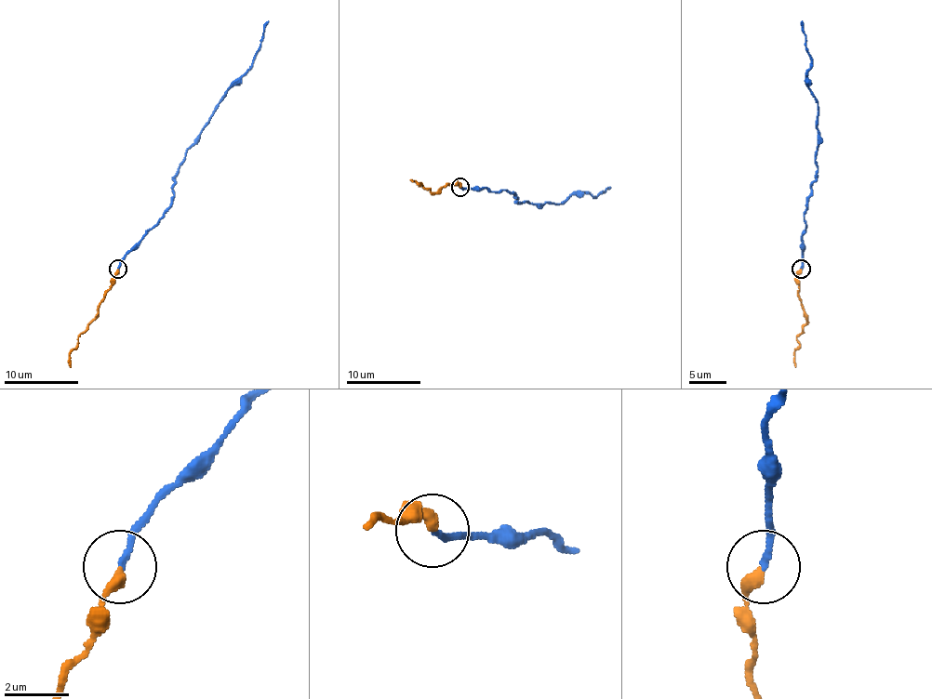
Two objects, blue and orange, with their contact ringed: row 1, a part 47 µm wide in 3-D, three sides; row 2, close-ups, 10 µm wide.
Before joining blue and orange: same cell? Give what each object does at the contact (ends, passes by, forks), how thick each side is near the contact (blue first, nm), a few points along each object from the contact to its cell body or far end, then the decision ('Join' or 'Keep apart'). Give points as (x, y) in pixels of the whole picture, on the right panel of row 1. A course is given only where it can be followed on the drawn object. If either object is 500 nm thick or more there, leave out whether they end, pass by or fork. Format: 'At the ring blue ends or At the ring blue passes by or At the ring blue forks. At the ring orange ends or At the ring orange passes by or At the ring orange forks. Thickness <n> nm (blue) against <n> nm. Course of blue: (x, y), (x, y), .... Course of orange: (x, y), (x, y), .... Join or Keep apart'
At the ring blue ends. At the ring orange ends. Thickness 180 nm (blue) against 360 nm. Course of blue: (802, 270), (804, 214), (818, 166), (818, 105), (808, 86), (807, 71), (810, 65), (802, 20). Course of orange: (802, 270), (798, 275), (798, 296), (807, 323), (796, 337), (800, 347), (794, 354), (796, 367). Join

